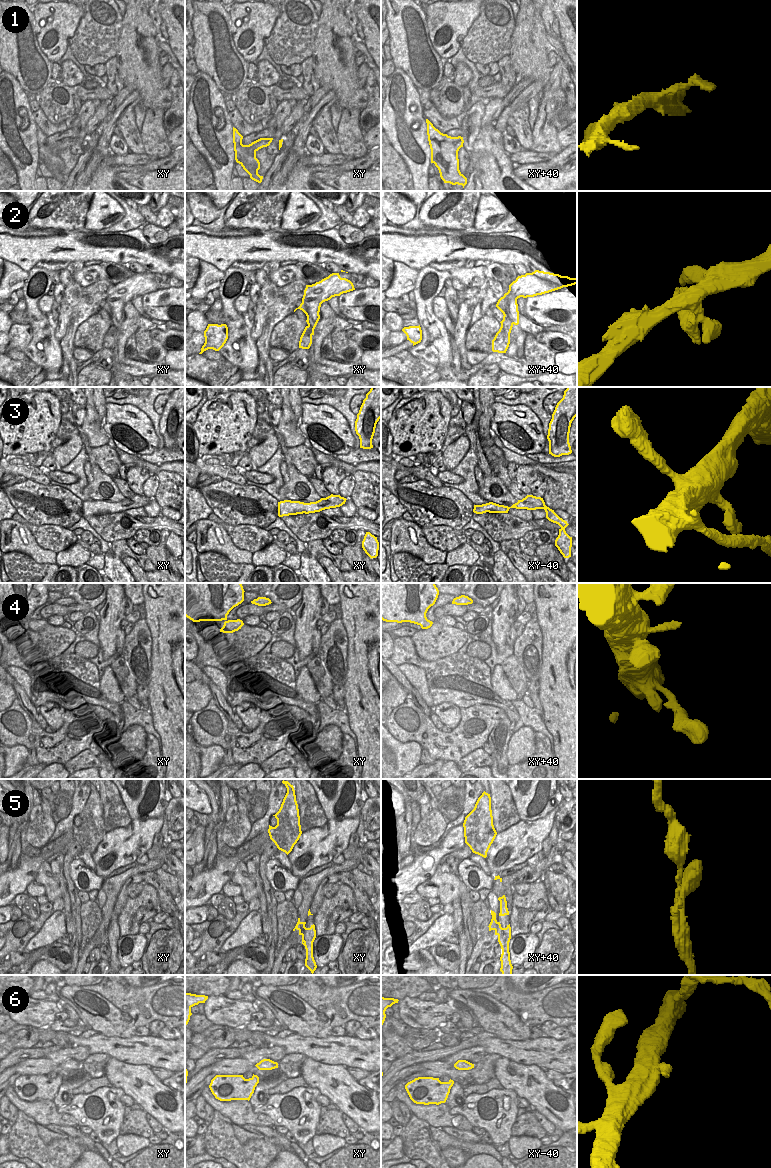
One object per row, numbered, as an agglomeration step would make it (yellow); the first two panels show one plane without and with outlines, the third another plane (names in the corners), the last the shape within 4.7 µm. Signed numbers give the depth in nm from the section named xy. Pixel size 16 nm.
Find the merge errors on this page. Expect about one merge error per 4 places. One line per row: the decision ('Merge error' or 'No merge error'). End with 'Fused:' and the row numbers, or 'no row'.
1: No merge error
2: Merge error
3: No merge error
4: No merge error
5: No merge error
6: No merge error
Fused: 2

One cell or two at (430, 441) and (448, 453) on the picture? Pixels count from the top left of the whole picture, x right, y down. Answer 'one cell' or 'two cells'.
two cells

